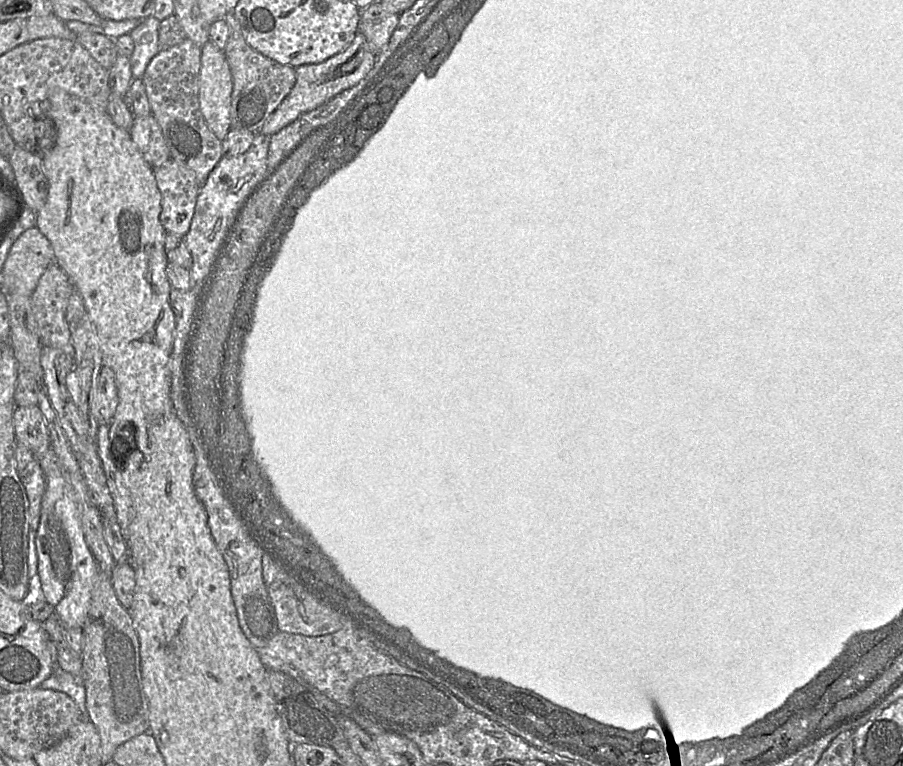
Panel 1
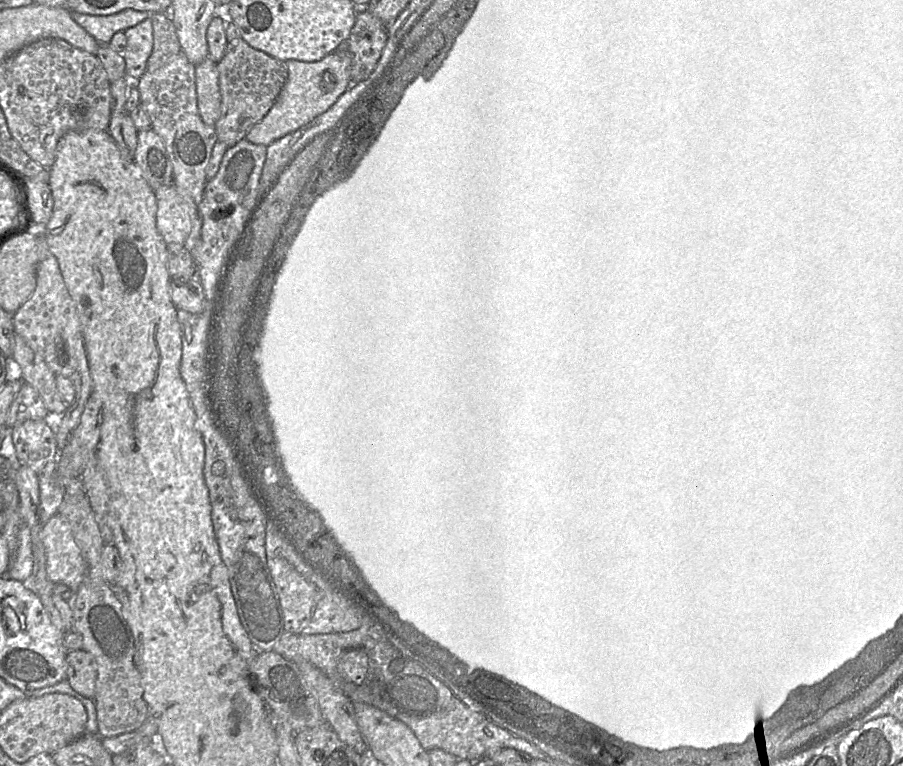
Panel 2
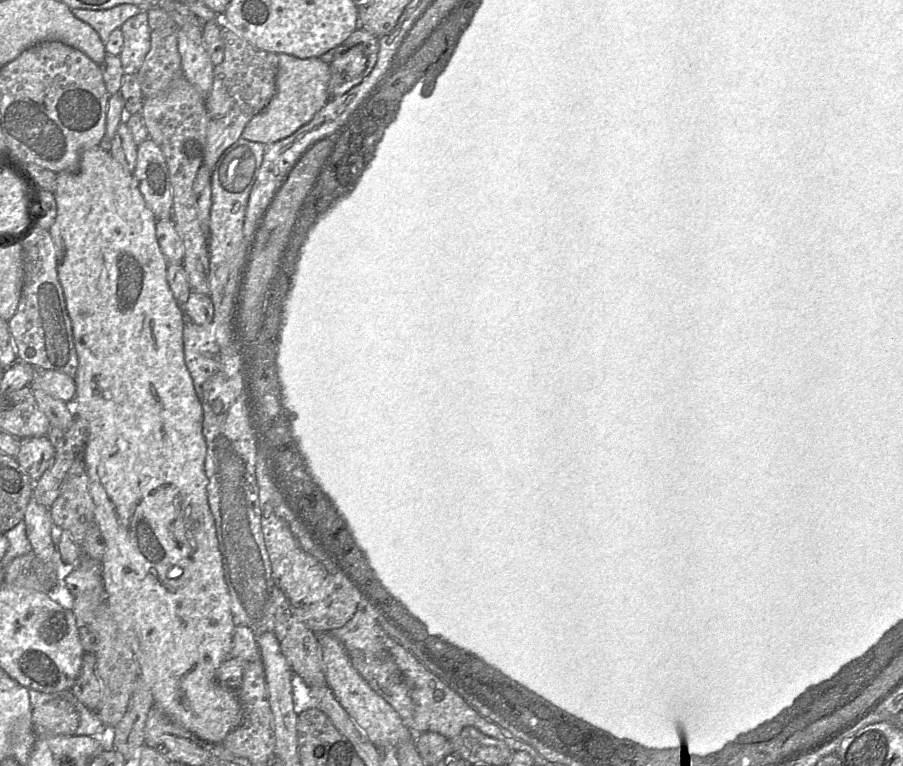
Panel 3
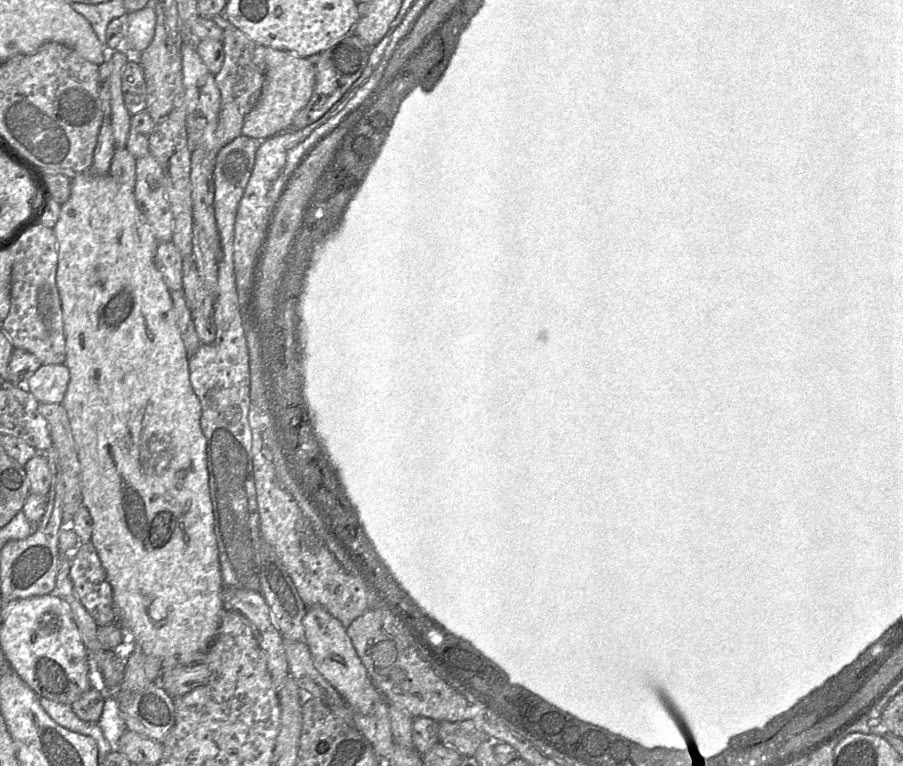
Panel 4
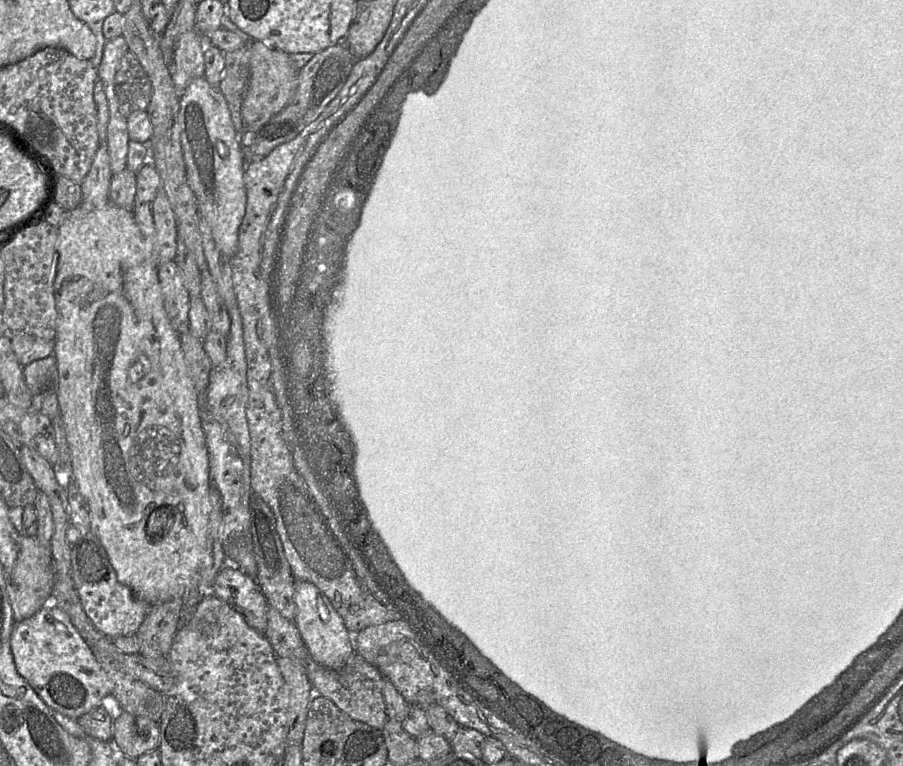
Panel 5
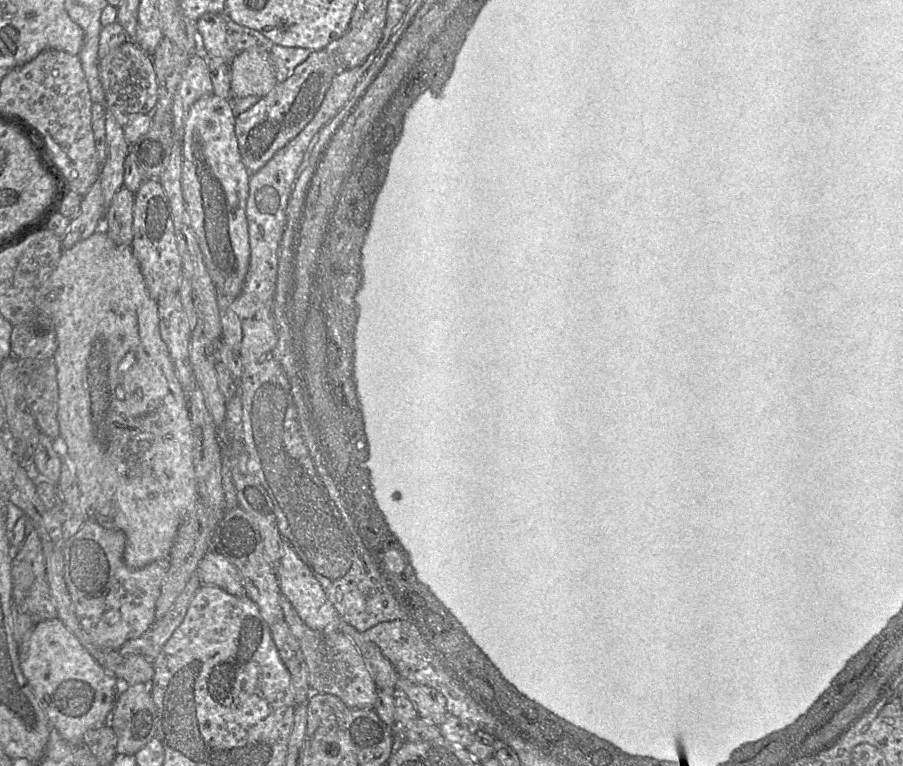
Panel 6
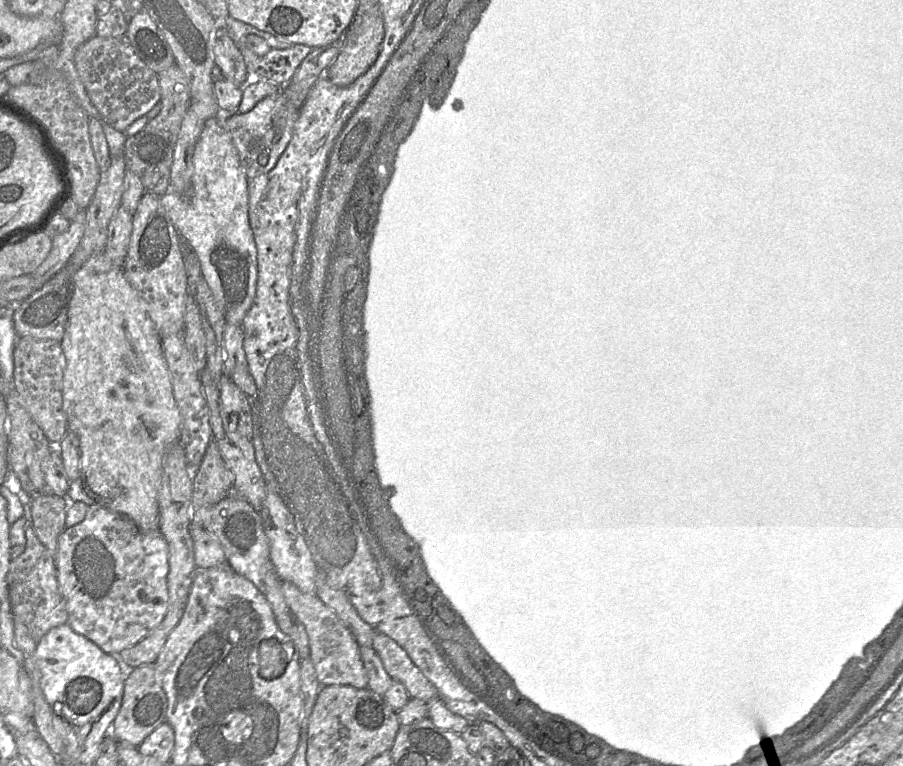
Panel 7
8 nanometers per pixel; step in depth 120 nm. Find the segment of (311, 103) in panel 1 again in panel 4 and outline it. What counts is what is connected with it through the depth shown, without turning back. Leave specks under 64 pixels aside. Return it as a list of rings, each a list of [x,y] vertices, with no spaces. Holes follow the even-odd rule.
[[[266,47],[266,74],[260,97],[247,114],[242,126],[242,136],[265,140],[288,130],[295,115],[310,100],[316,79],[315,65],[307,58],[293,53]]]

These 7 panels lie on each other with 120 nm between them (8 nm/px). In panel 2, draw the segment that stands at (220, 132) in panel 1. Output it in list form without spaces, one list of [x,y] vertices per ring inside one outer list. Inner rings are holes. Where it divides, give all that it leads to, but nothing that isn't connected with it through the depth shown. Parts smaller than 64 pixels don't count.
[[[210,57],[197,65],[195,83],[200,117],[205,124],[215,126],[221,113],[221,93],[217,63]]]

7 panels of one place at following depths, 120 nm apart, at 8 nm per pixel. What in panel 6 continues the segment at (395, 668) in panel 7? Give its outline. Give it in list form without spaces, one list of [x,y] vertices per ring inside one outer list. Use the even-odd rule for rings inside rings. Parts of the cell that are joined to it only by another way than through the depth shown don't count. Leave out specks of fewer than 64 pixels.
[[[397,678],[396,691],[404,694],[413,704],[418,717],[439,726],[446,718],[445,698],[437,690]]]

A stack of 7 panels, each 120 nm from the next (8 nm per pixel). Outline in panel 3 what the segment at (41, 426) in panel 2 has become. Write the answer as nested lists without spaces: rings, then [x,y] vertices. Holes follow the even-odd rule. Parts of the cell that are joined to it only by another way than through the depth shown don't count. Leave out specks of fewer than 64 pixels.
[[[47,436],[21,440],[20,449],[15,458],[21,469],[36,482],[51,465],[56,450]]]

